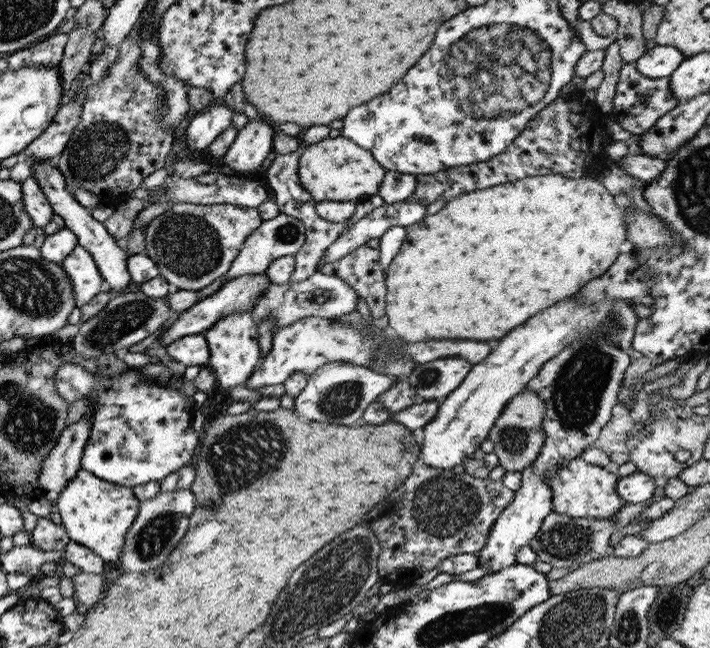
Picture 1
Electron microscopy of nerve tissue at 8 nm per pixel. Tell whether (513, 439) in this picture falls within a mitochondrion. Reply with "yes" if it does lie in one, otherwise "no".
yes

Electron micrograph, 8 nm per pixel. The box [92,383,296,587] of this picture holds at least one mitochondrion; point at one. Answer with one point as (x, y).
(227, 481)

